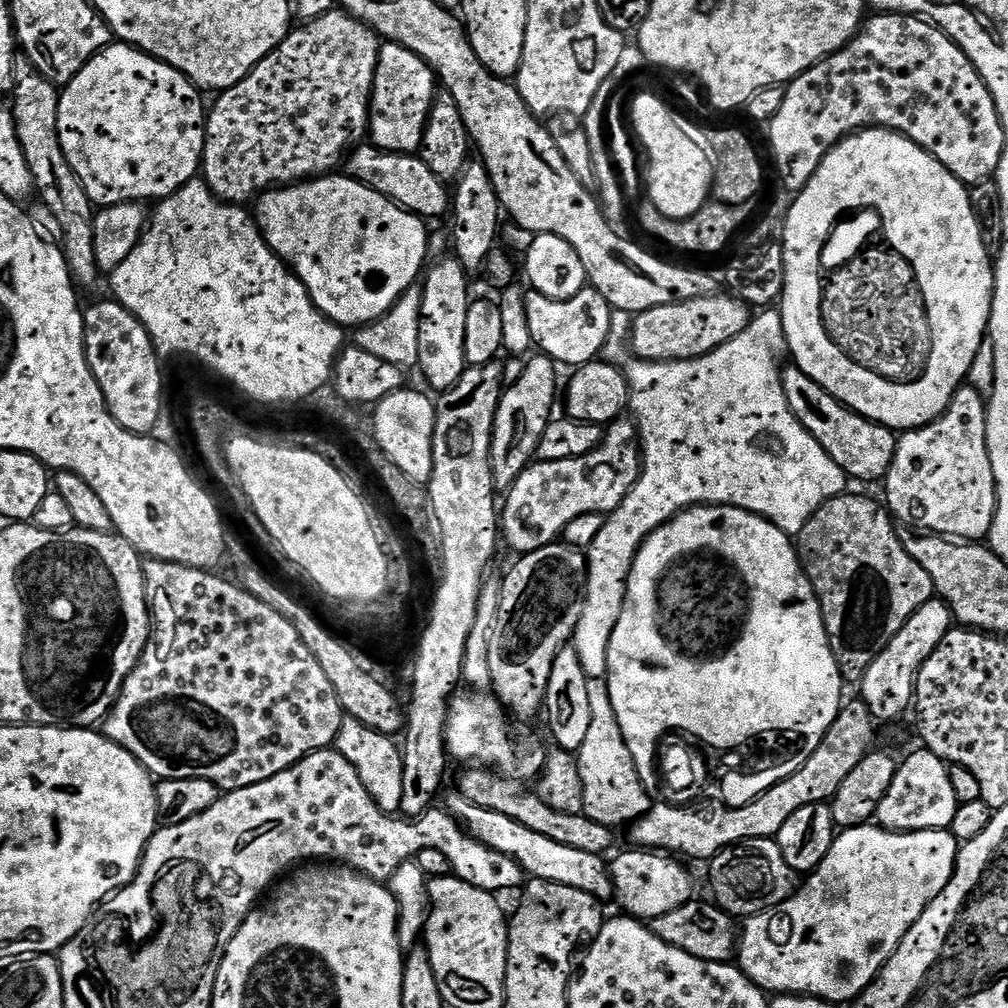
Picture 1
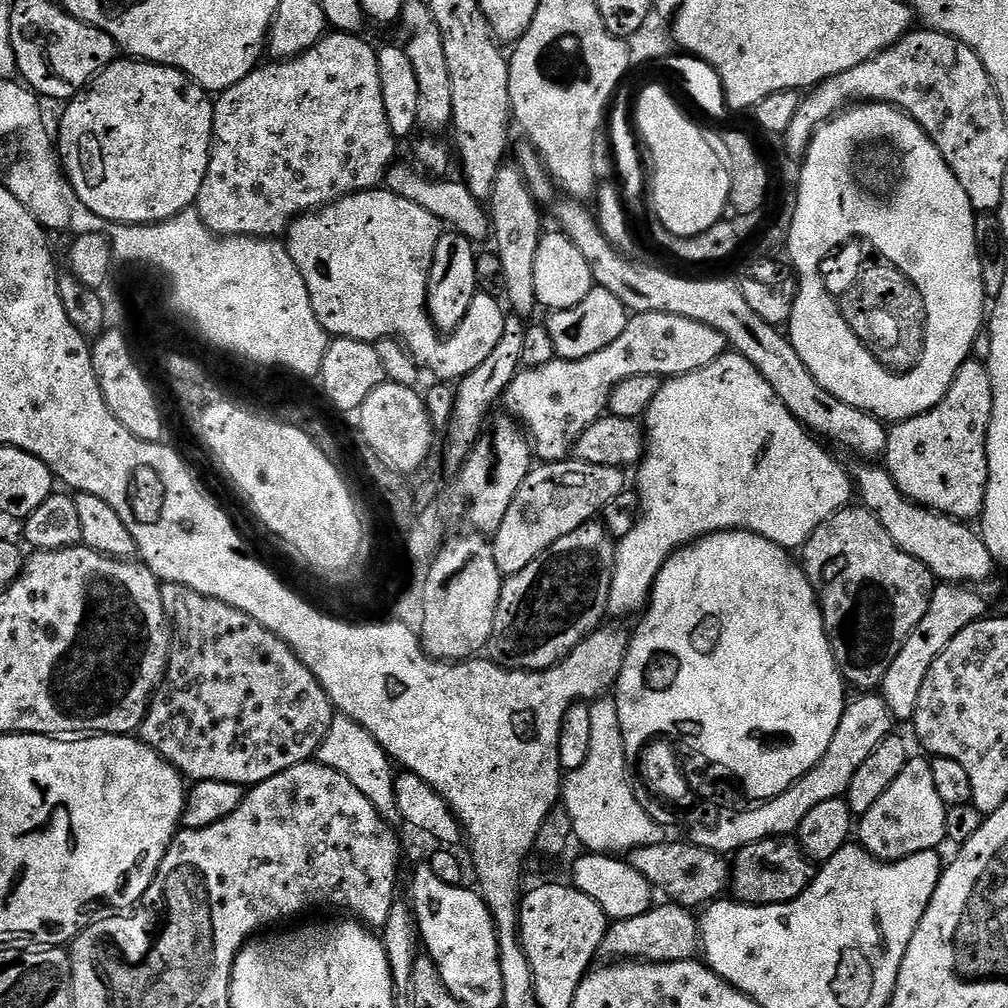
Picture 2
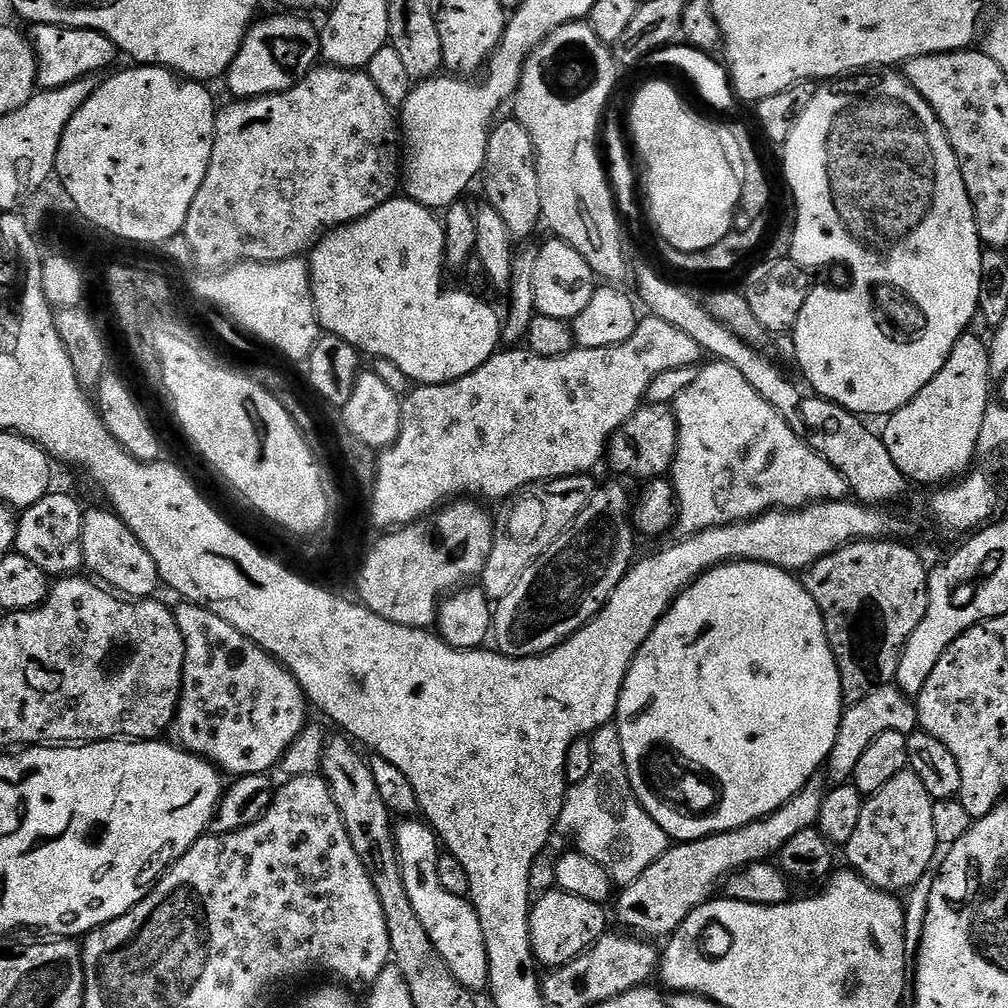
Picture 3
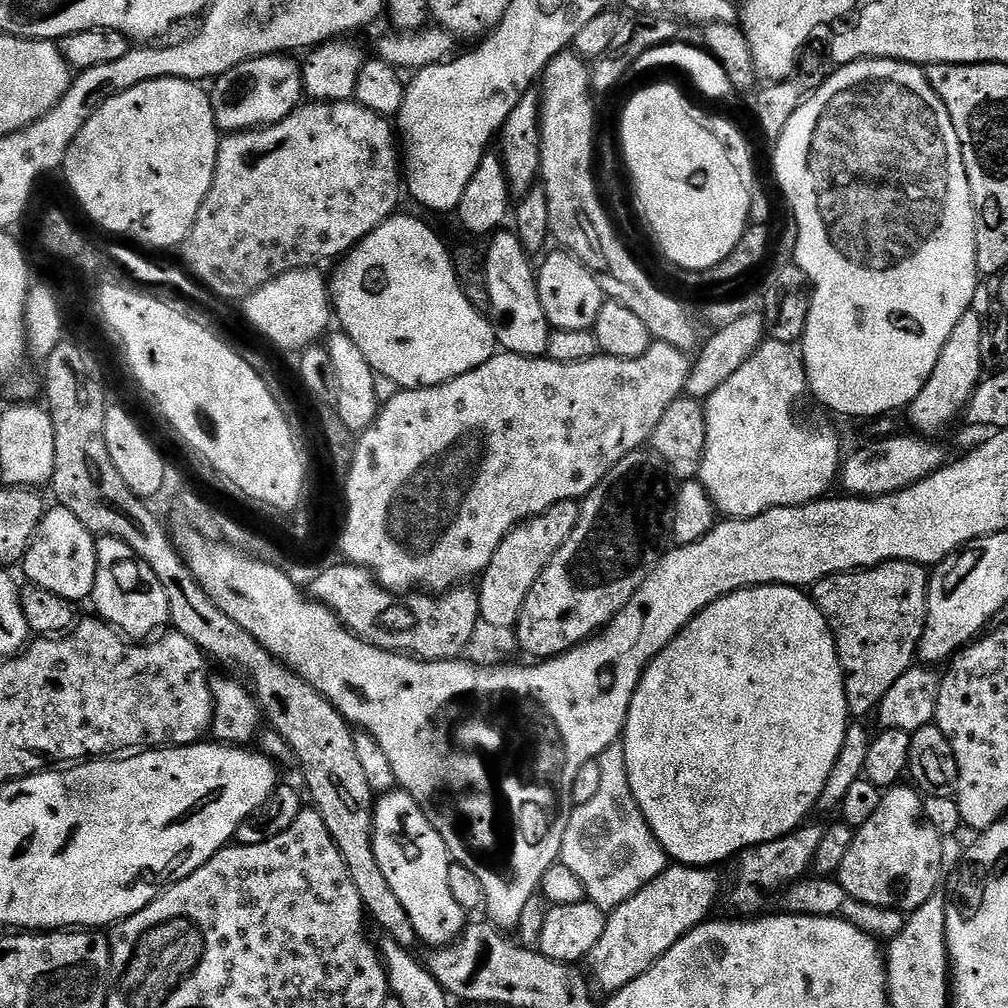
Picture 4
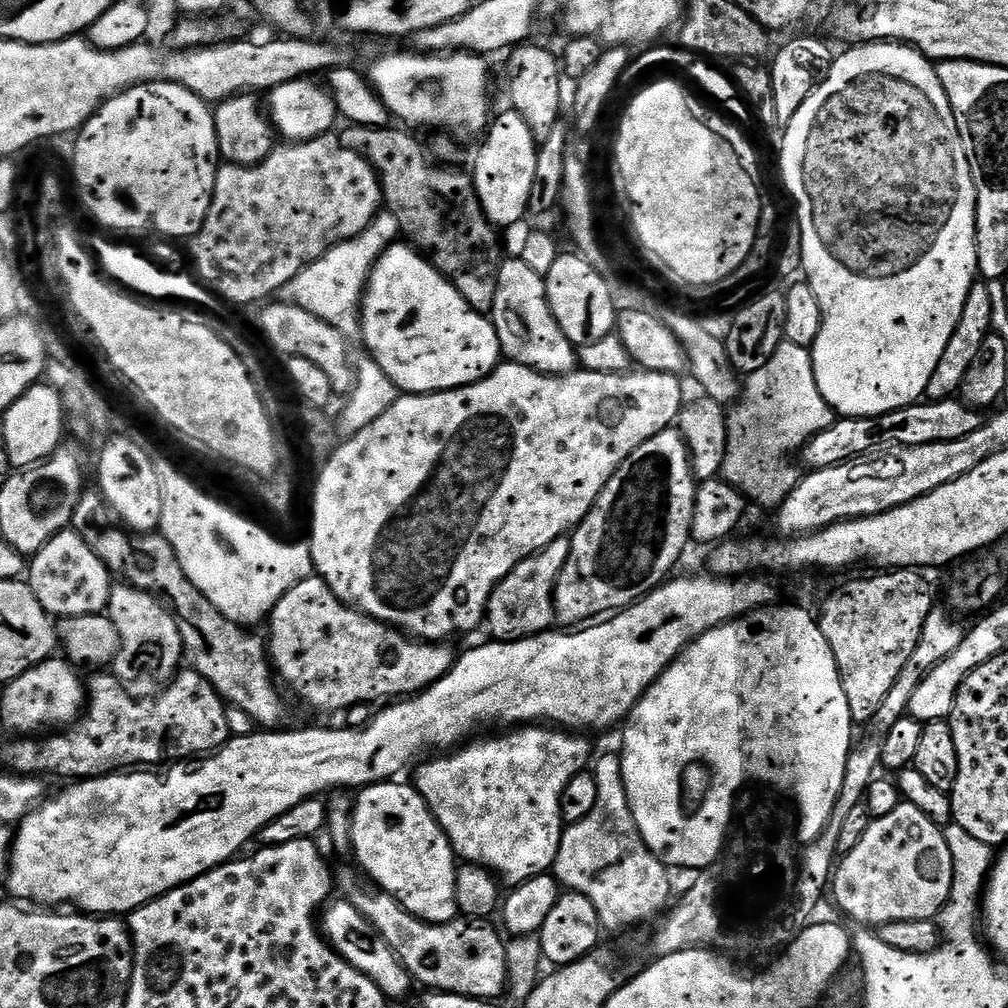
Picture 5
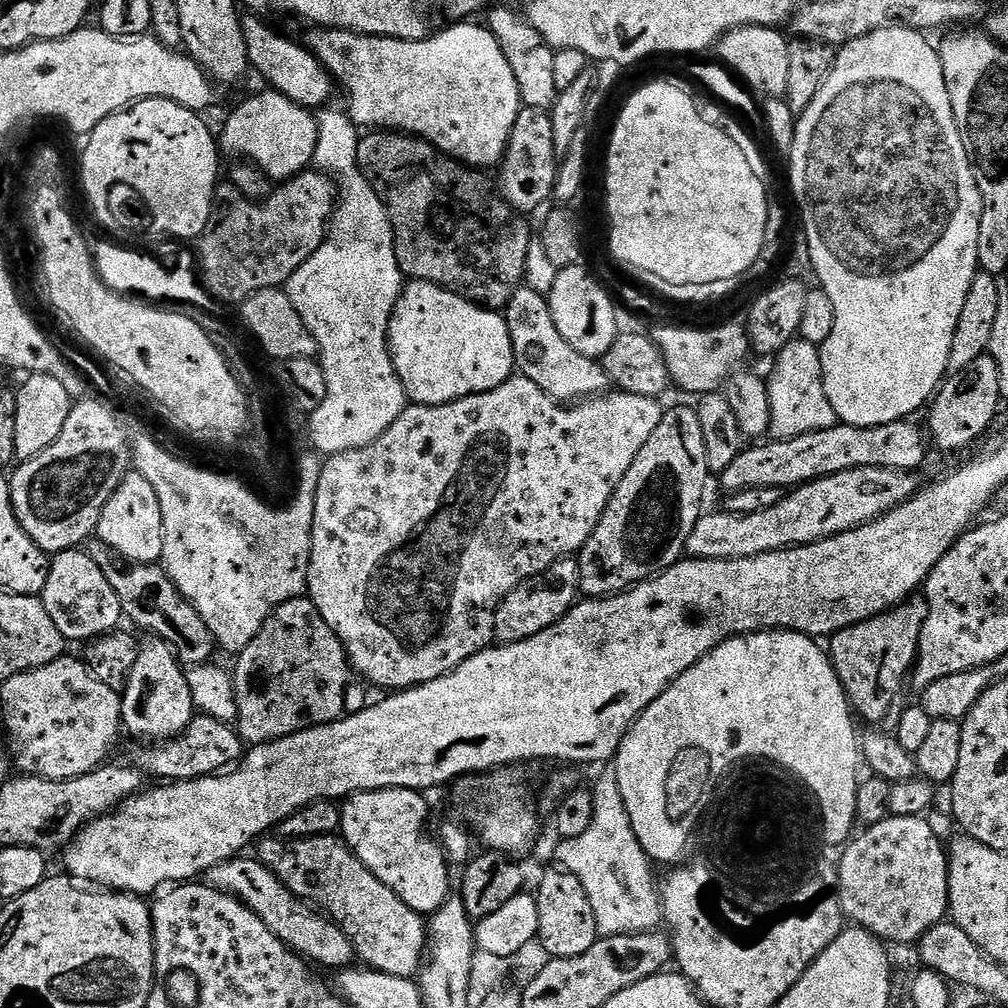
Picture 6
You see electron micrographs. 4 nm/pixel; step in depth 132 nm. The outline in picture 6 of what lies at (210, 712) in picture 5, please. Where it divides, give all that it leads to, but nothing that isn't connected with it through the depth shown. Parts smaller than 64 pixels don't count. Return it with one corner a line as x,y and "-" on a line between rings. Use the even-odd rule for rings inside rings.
203,714
192,717
191,724
179,736
147,745
145,752
140,752
134,760
135,767
141,773
161,776
164,782
177,780
197,780
203,776
220,774
229,766
235,765
245,755
246,745
240,739
240,733
231,724
223,724

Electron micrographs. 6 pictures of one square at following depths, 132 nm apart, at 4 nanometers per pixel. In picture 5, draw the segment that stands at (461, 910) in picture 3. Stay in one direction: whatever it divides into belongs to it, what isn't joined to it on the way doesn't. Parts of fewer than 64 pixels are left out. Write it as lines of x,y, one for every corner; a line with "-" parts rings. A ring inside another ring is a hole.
400,782
359,789
352,810
355,863
379,891
389,892
407,912
428,924
445,924
458,916
454,898
457,857
420,791
411,783
396,783

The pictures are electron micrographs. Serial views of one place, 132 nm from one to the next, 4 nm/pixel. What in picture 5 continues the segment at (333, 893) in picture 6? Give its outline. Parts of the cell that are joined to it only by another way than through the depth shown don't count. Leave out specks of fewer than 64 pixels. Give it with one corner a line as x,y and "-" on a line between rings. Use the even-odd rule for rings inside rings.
352,868
335,873
334,884
341,892
339,895
352,903
378,930
378,934
386,938
390,950
394,950
400,964
417,985
425,984
423,987
428,990
490,1001
495,1001
496,995
505,991
508,979
504,953
506,940
488,922
480,918
457,918
445,924
428,924
407,912
389,892
379,891
365,882
361,873

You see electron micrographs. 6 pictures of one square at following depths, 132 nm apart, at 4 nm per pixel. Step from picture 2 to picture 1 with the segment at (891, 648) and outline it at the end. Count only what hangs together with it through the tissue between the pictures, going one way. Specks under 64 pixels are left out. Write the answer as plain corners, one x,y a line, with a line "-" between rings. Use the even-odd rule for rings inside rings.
851,494
836,496
813,514
798,537
800,562
820,603
832,653
836,655
841,676
852,686
859,685
870,662
890,646
890,636
898,634
914,613
933,599
936,591
934,582
930,582
930,574
914,562
905,541
900,541
897,525
887,507
877,500

